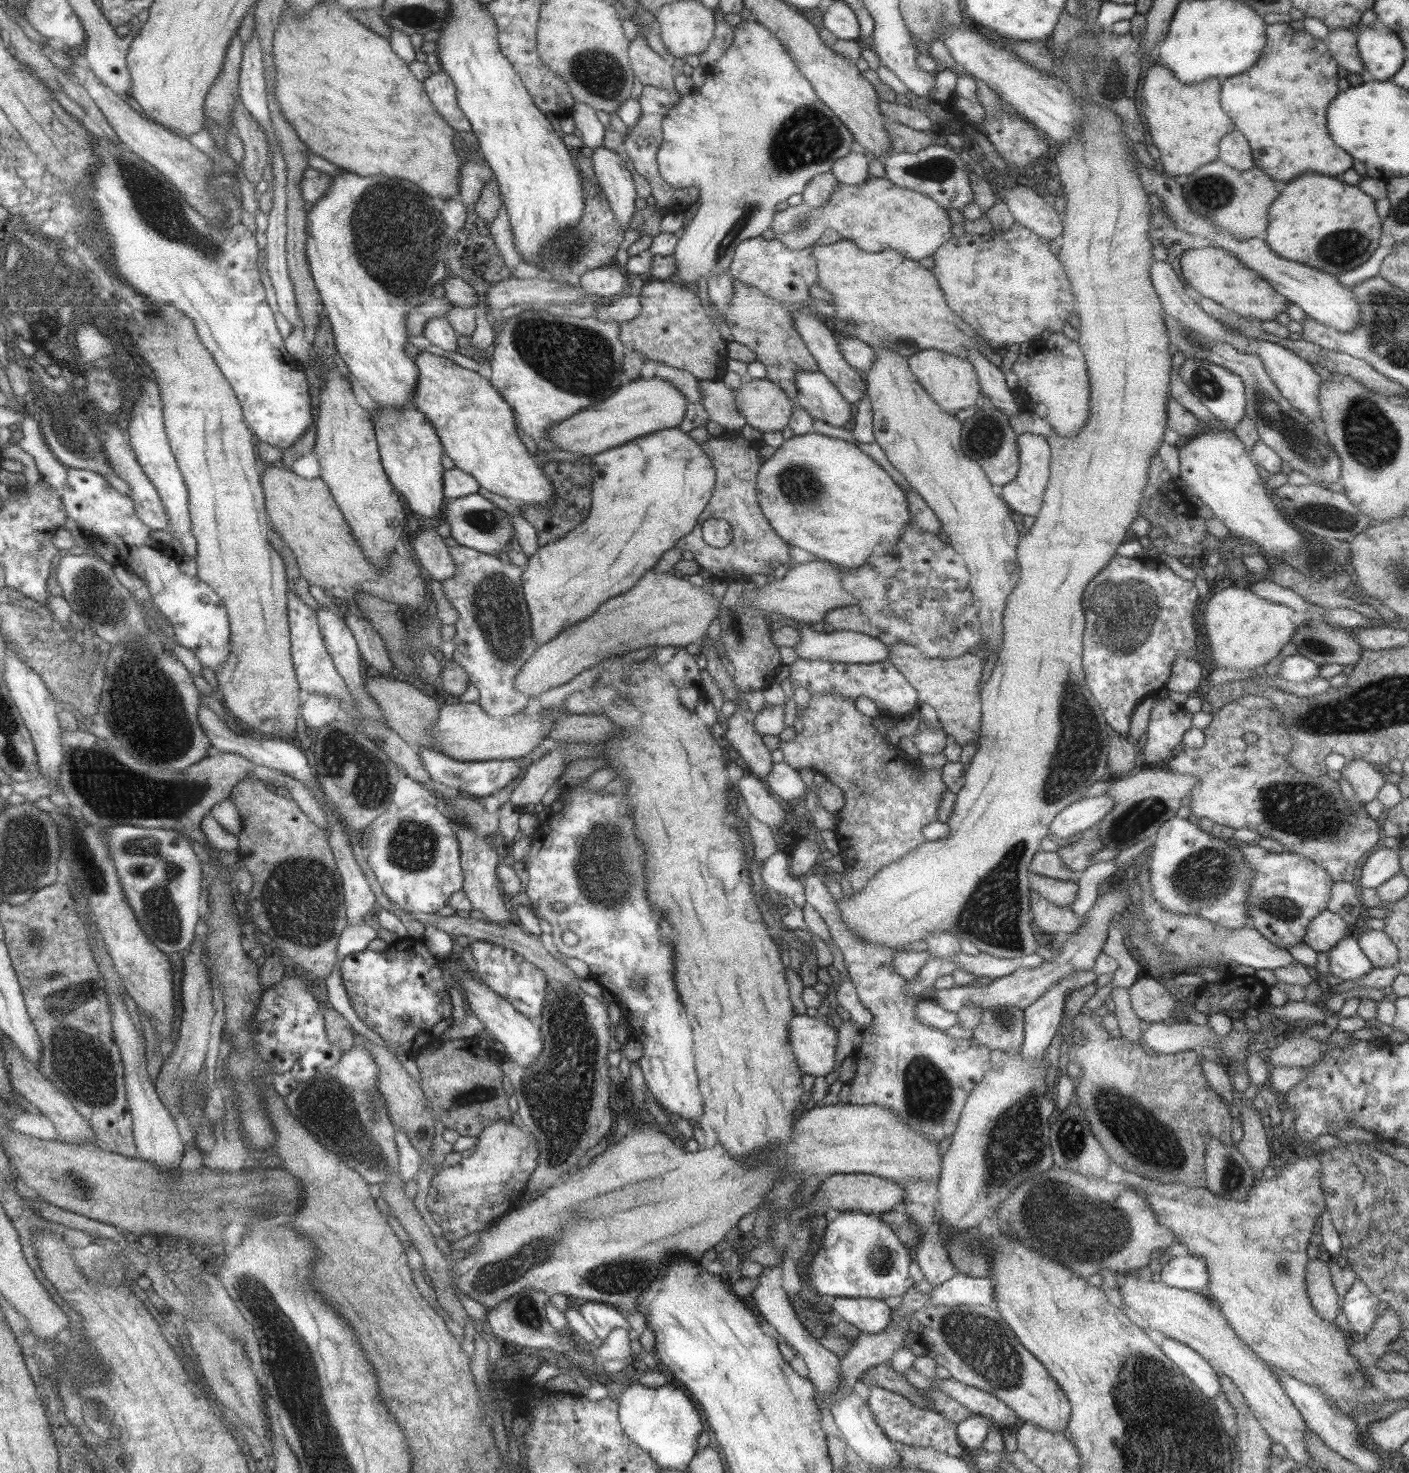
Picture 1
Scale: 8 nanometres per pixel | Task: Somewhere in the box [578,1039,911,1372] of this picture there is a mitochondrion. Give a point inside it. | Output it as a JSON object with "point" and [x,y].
{"point":[614,1277]}

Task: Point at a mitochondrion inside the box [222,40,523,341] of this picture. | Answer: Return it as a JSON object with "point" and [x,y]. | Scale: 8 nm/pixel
{"point":[389,226]}

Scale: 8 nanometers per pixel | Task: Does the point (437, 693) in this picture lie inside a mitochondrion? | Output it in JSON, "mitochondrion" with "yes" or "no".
{"mitochondrion":"no"}

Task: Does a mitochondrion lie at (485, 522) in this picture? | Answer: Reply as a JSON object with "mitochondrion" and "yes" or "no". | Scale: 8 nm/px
{"mitochondrion":"yes"}

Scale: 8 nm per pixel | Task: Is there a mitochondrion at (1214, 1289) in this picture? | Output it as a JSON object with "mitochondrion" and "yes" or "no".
{"mitochondrion":"no"}

